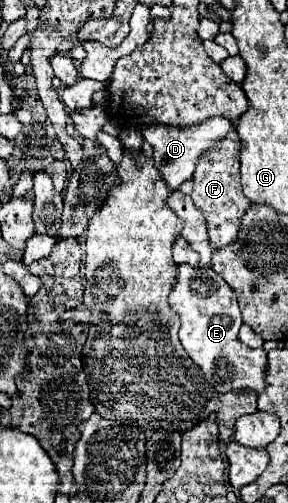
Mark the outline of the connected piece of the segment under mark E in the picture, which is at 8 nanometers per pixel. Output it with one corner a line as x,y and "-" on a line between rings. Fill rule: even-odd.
177,267
177,283
169,295
171,309
181,317
179,339
193,363
203,371
205,381
215,389
215,393
229,393
237,389
253,389
261,393
265,389
265,369
267,353
263,349
251,349
239,341
241,311
237,295
233,289
209,267
-
219,361
227,361
227,373
231,377
213,377
219,371

